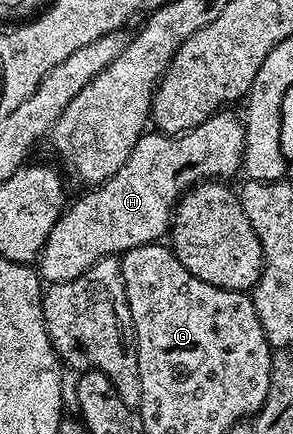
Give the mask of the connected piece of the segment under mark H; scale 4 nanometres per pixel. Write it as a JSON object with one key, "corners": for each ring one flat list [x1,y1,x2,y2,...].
{"corners":[[220,109,194,131,181,135,140,135,125,165,60,215,39,253,40,276,48,284,64,283,81,277,85,269,105,255,118,256,142,243,162,240,168,234,175,205,184,191,198,181,227,181,230,175,240,174,246,145,245,123,229,112]]}

